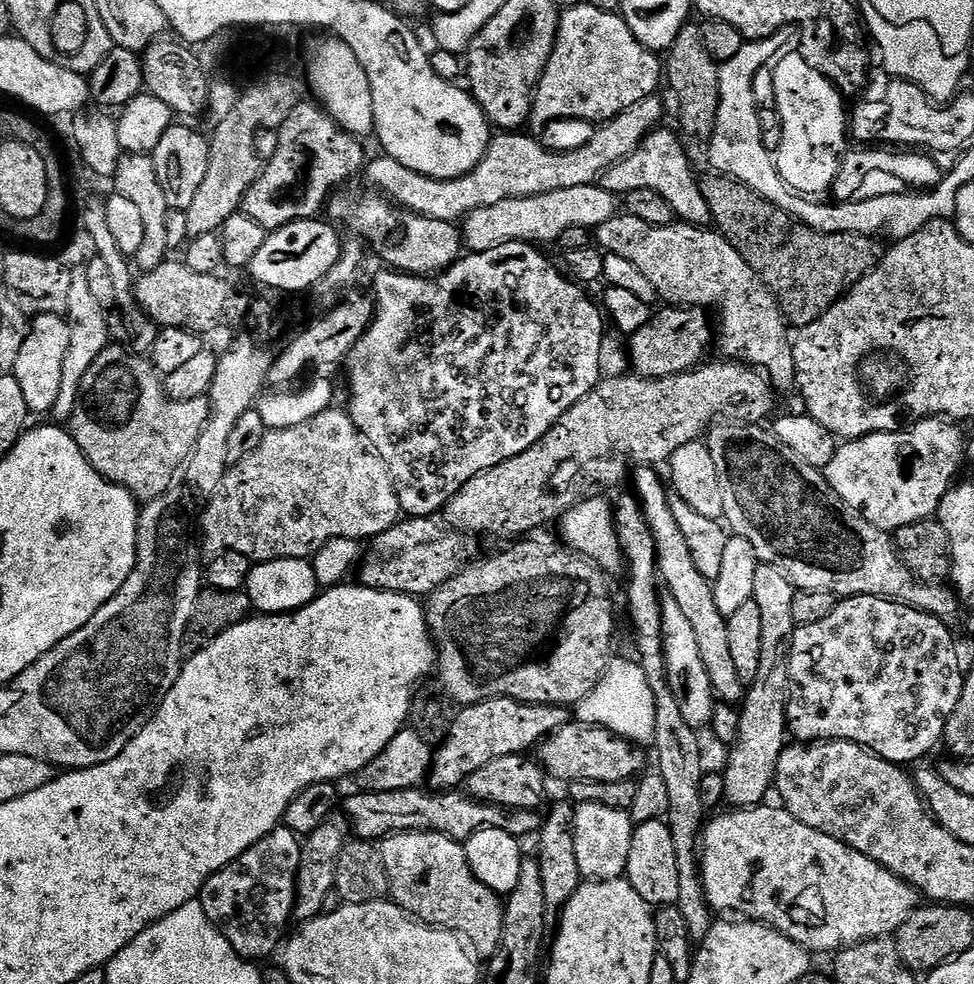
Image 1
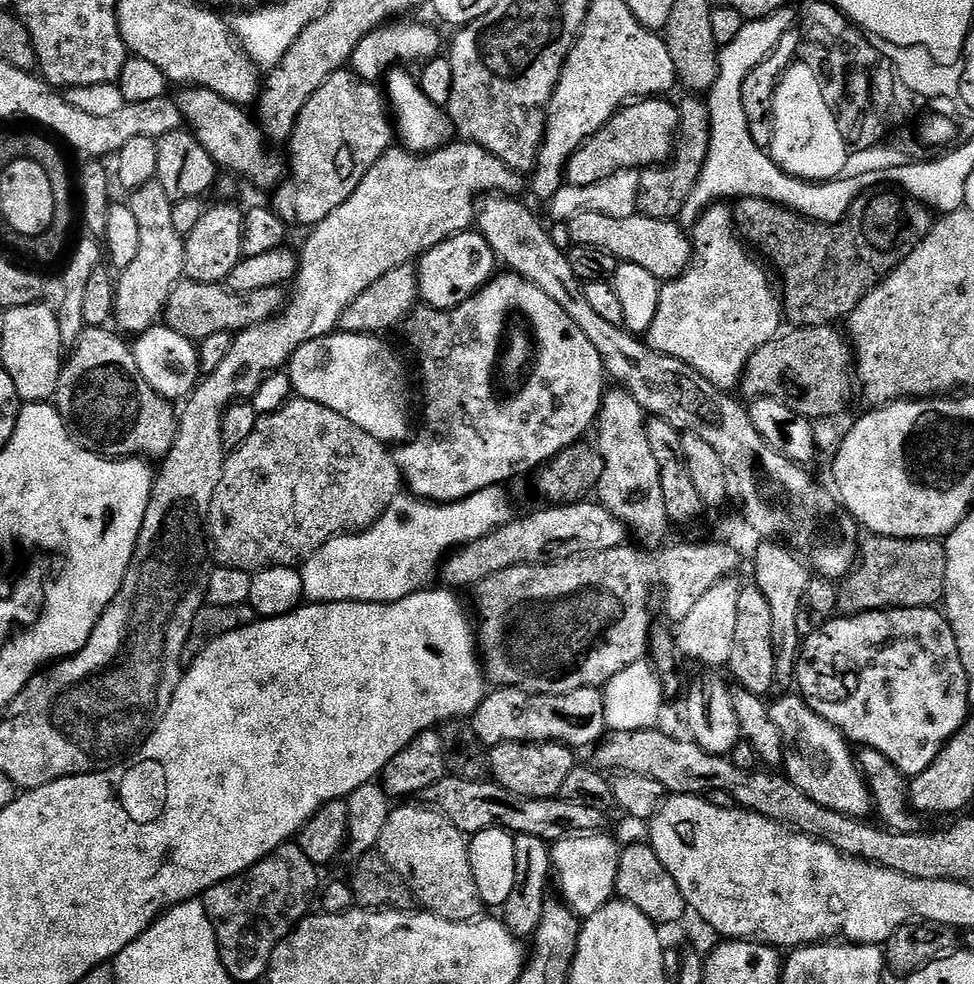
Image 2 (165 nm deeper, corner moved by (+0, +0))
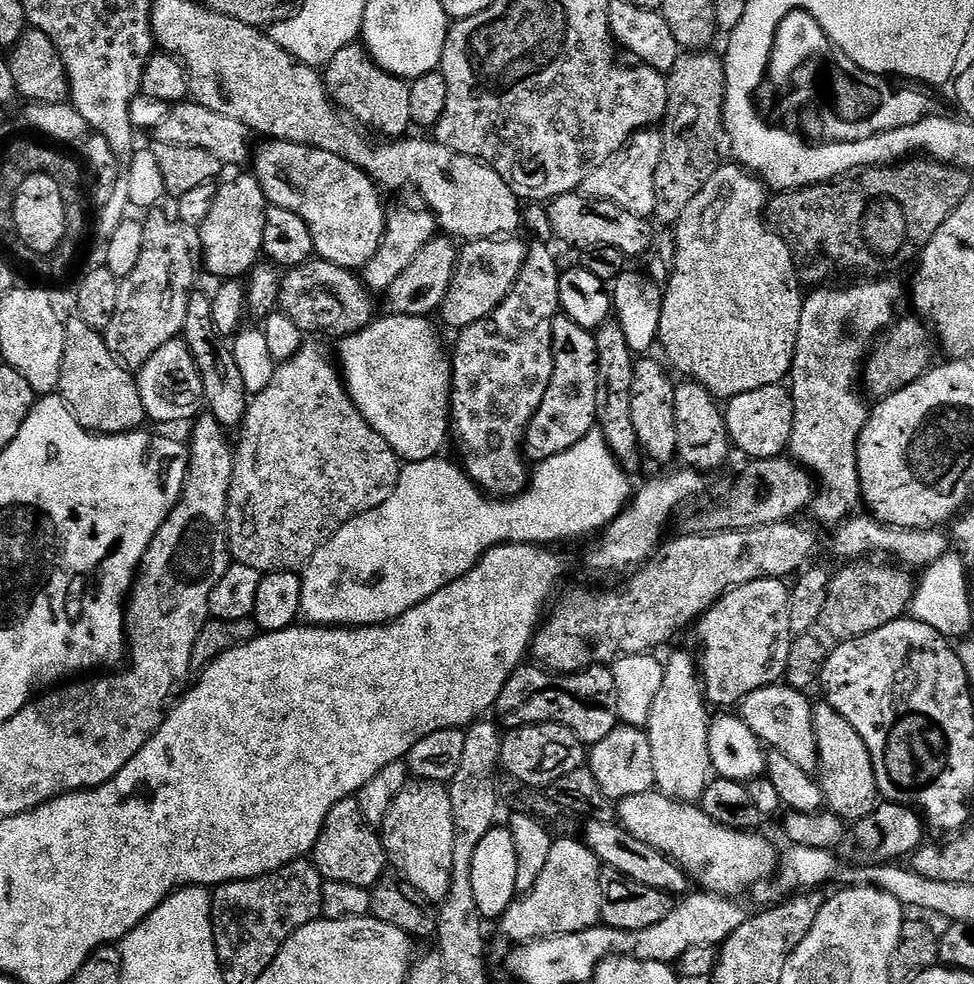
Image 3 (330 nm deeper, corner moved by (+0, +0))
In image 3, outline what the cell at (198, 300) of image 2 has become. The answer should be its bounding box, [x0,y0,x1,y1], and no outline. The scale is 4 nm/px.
[279,258,377,338]

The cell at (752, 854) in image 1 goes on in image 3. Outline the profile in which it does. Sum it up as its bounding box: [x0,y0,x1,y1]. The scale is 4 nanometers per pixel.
[618,790,778,897]

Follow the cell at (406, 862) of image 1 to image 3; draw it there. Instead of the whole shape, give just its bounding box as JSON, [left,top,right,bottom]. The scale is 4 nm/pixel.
[382,779,454,901]

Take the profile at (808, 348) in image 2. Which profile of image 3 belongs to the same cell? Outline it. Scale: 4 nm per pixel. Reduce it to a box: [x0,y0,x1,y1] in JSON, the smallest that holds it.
[862,318,938,401]

